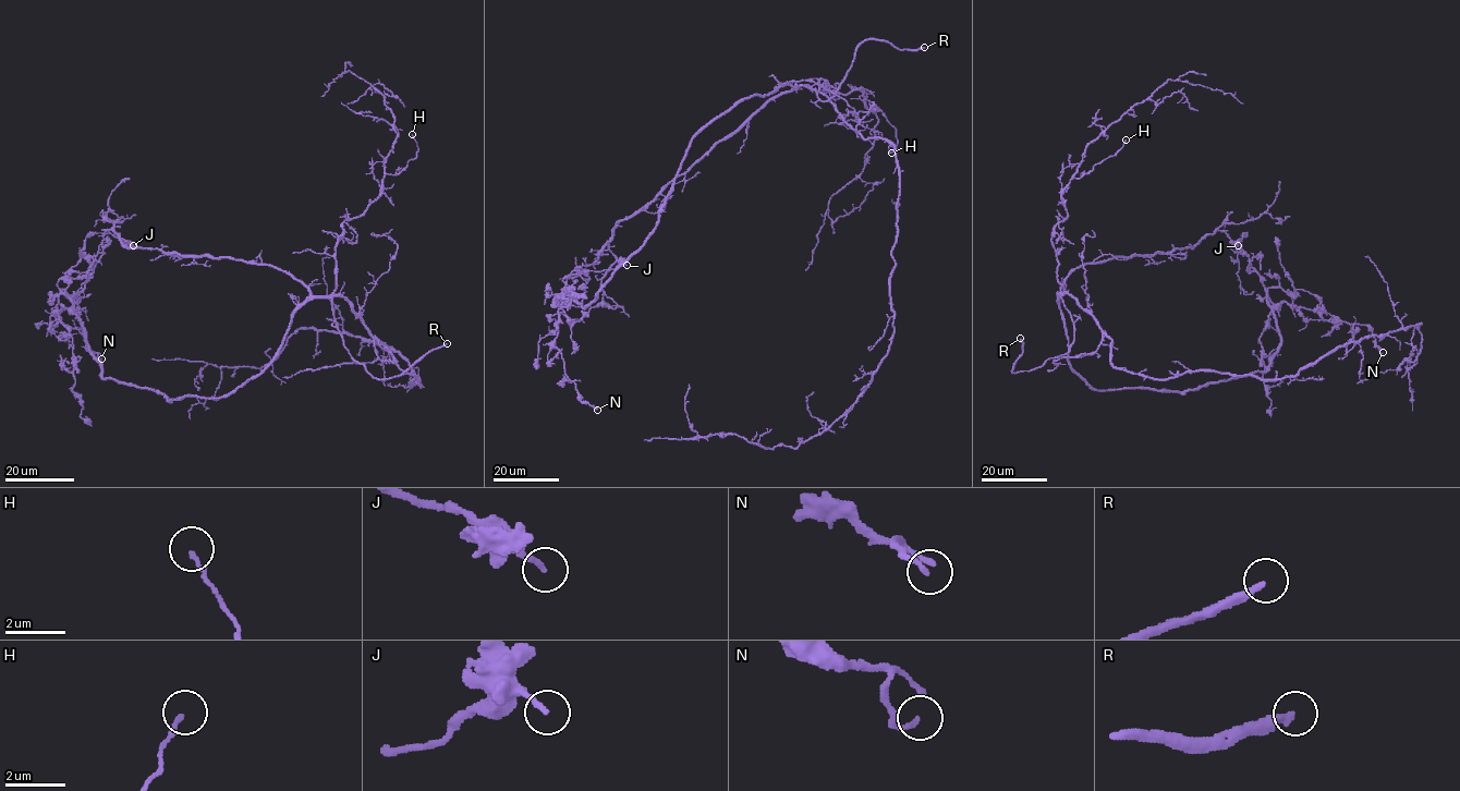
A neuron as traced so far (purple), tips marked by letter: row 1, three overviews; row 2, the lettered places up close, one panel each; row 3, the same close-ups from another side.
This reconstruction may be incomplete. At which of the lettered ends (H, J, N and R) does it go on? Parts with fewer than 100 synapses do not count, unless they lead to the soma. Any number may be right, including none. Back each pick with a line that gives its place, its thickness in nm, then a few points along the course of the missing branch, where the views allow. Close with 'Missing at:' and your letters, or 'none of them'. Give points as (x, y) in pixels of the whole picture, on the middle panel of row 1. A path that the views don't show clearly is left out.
R: Place: (924, 47). Thickness 240 nm. Course of what is missing: (924, 47), (952, 43), (965, 36)
Missing at: R

